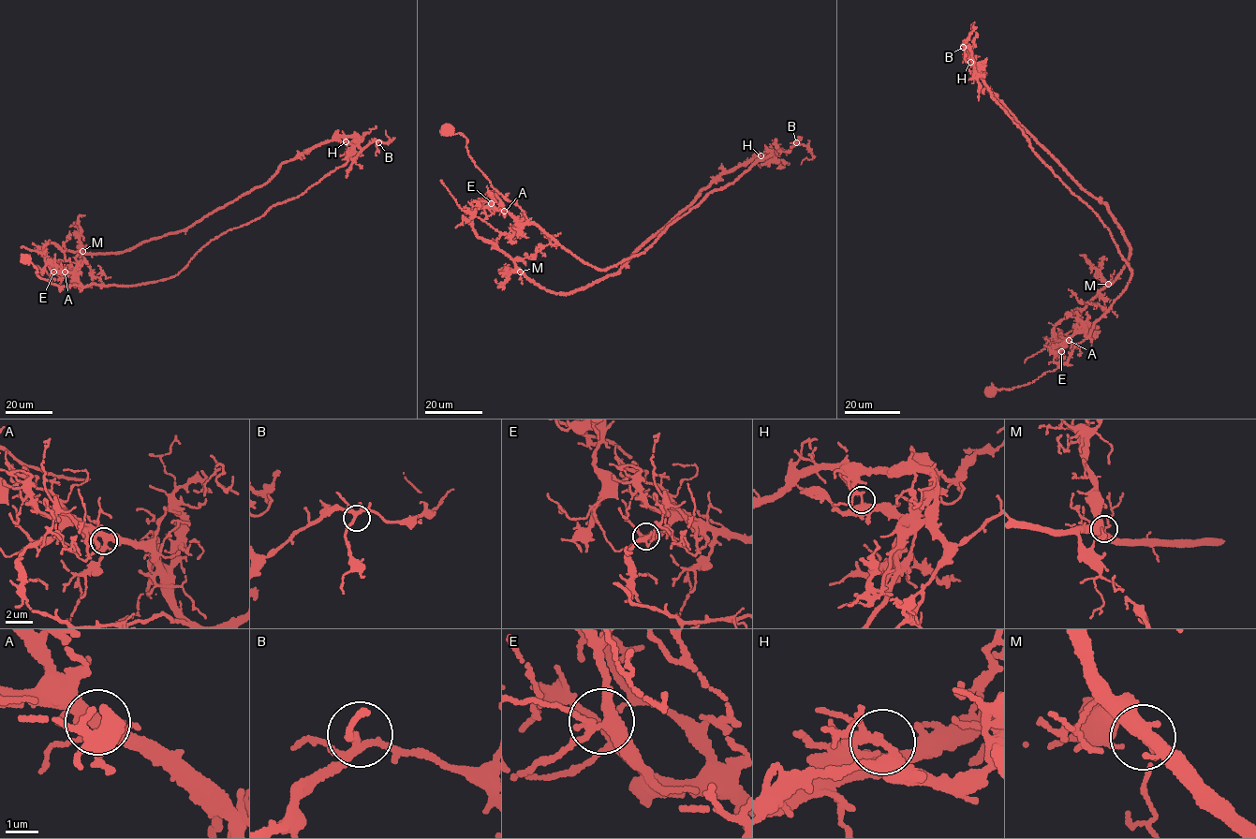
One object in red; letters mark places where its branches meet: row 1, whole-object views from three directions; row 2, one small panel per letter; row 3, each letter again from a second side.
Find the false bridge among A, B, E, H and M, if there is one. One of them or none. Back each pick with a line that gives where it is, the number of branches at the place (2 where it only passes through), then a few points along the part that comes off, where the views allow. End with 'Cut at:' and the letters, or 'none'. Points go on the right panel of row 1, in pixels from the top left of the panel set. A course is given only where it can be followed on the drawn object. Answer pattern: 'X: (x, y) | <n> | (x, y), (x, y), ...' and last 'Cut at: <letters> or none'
H: (970, 62) | 4 | (970, 61), (1018, 123), (1084, 189), (1107, 206), (1130, 251), (1114, 281), (1082, 310), (1074, 329), (1024, 362)
Cut at: H

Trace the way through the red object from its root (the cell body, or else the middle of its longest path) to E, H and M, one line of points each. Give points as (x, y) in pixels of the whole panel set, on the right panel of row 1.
E: (1097, 215), (1131, 273), (1126, 287), (1094, 324), (1089, 336), (1085, 331), (1076, 332), (1066, 340), (1061, 351)
H: (1097, 215), (1040, 159), (1027, 138), (994, 100), (975, 59), (970, 61)
M: (1097, 215), (1109, 230), (1131, 273), (1126, 287), (1107, 311), (1102, 309), (1104, 300), (1099, 292), (1108, 284)

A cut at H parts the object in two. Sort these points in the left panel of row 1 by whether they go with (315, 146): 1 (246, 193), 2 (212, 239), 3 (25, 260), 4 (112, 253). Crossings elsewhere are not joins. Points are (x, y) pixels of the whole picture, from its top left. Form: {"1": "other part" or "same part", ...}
{"1": "same part", "2": "other part", "3": "other part", "4": "same part"}

